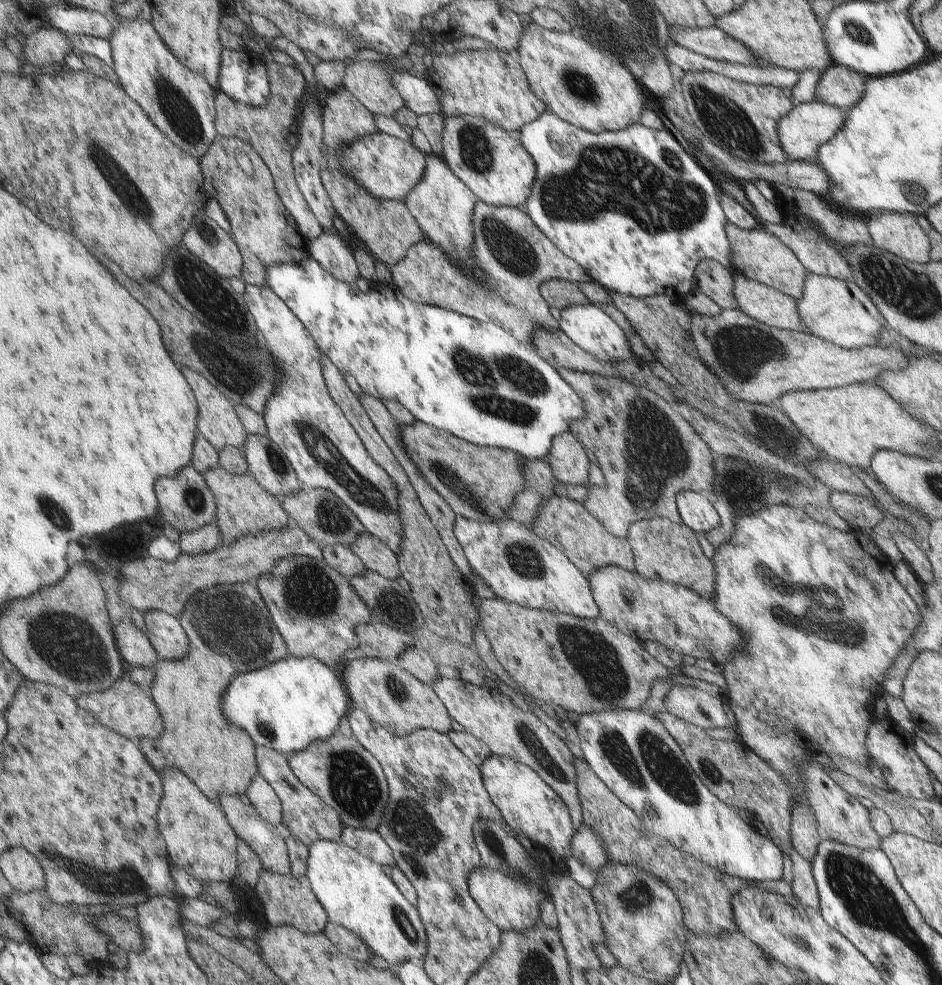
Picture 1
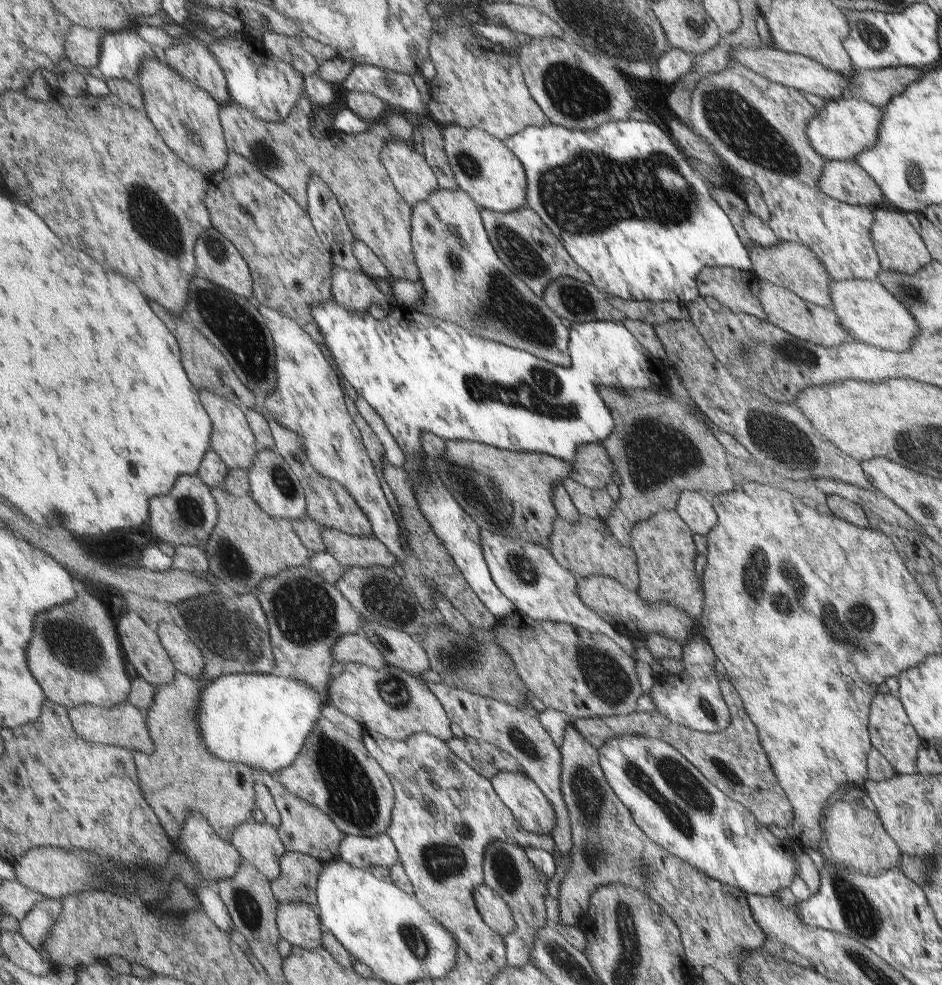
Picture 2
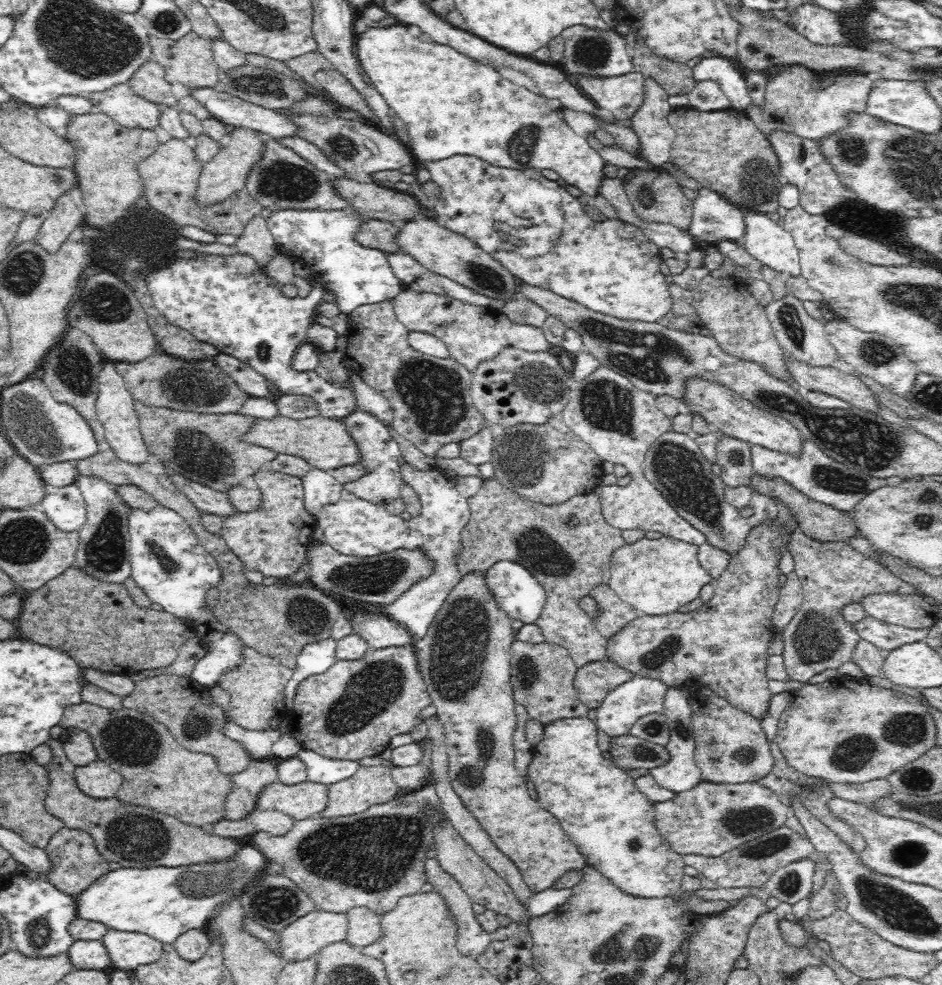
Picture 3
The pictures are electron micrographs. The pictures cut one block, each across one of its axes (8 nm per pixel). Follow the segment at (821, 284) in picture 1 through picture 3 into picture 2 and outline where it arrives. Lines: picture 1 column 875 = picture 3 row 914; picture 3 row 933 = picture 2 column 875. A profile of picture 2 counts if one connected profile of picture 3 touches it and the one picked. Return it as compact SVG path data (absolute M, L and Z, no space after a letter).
M875 280L831 282L829 310L839 318L839 324L847 330L849 342L859 342L891 352L905 352L919 334L919 328L915 324L915 318L911 318L911 312Z

